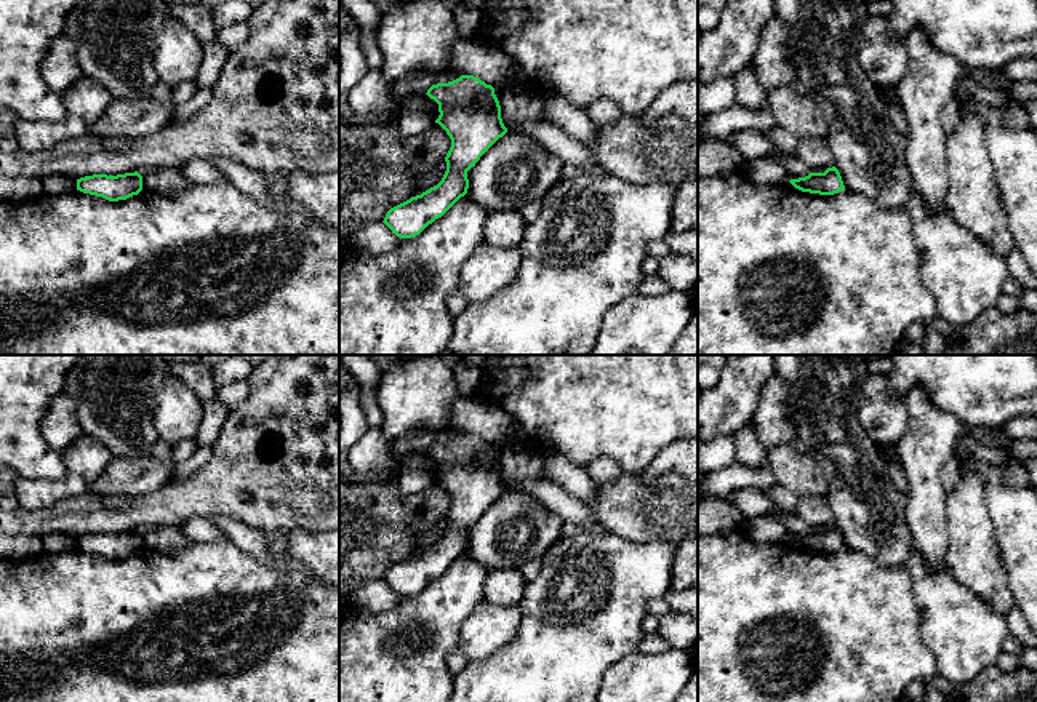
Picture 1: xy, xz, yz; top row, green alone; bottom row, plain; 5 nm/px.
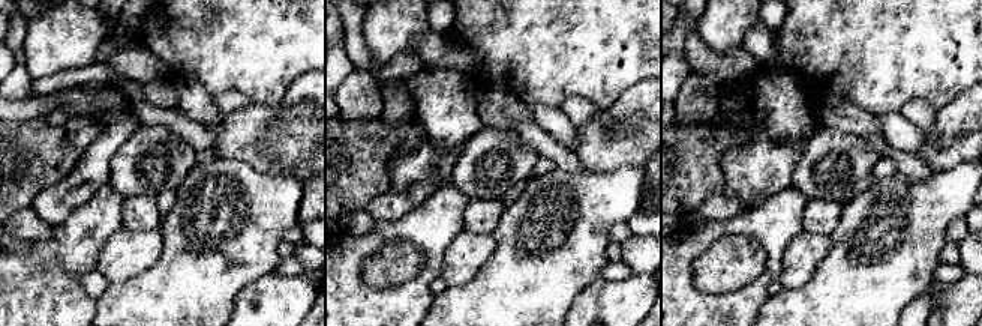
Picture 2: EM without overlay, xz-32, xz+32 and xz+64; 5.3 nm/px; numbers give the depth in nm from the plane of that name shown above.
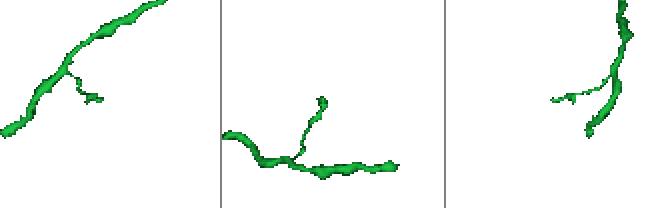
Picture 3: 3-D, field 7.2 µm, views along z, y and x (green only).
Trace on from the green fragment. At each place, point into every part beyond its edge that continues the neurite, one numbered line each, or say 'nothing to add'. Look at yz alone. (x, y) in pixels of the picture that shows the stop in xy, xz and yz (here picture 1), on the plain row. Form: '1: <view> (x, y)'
nothing to add

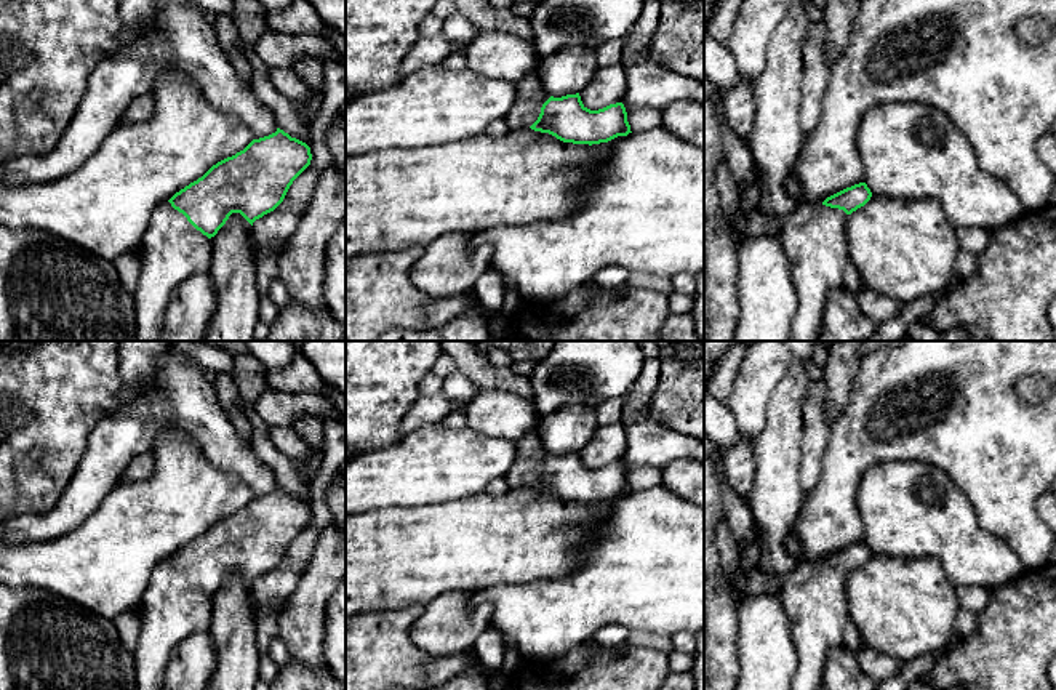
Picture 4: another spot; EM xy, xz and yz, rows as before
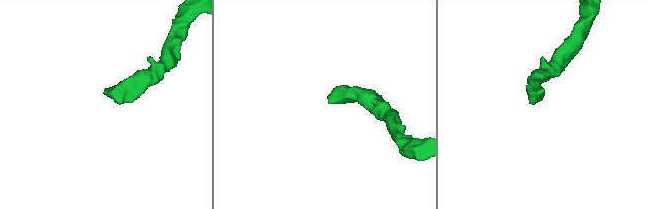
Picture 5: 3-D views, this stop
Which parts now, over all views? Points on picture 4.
1: xy (172, 609)

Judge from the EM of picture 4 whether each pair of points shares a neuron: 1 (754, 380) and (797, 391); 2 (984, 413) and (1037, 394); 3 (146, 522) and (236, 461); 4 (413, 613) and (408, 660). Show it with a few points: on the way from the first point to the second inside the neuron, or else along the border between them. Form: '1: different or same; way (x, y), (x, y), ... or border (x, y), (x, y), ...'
1: different; border (791, 357), (788, 372), (770, 399), (765, 423)
2: different; border (1020, 378), (1016, 391), (1028, 402), (1039, 404)
3: different; border (197, 444), (213, 465), (232, 471), (253, 493)
4: same; way (402, 625), (402, 649)

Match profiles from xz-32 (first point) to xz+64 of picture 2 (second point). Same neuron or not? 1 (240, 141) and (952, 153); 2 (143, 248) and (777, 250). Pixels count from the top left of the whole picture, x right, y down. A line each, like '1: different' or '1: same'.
1: same
2: different

